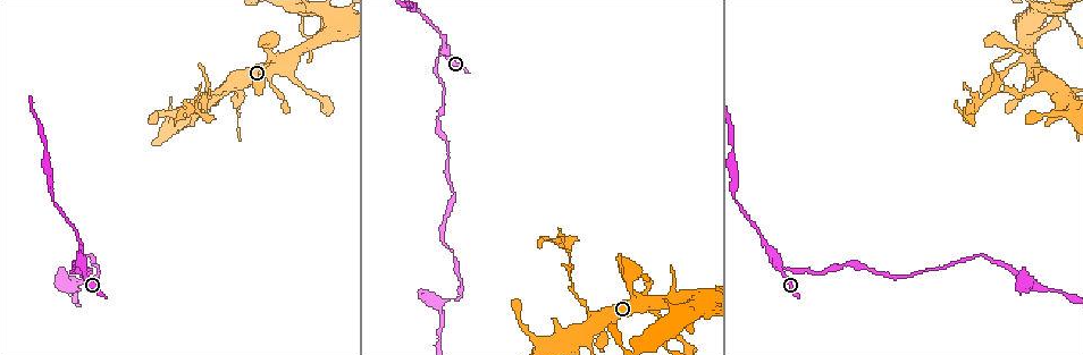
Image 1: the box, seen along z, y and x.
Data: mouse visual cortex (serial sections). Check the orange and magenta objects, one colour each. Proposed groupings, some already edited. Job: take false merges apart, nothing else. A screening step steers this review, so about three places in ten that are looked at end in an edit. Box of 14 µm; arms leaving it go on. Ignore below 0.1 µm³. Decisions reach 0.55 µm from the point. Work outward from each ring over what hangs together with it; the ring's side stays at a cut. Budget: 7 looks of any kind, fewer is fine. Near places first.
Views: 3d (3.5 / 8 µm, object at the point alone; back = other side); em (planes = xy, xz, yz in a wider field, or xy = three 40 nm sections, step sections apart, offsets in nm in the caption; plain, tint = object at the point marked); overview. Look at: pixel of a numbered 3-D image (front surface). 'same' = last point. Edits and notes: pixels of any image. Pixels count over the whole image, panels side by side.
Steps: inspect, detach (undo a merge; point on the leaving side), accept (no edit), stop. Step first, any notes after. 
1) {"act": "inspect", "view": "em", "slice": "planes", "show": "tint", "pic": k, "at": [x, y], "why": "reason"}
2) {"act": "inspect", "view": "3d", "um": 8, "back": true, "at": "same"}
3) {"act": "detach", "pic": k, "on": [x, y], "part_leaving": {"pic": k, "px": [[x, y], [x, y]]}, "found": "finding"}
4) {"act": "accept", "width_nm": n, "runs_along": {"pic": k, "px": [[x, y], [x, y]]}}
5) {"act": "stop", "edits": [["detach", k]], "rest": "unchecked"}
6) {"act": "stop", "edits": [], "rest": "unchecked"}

{"act": "inspect", "view": "3d", "um": 3.5, "pic": 1, "at": [650, 311], "why": "calibre changes"}

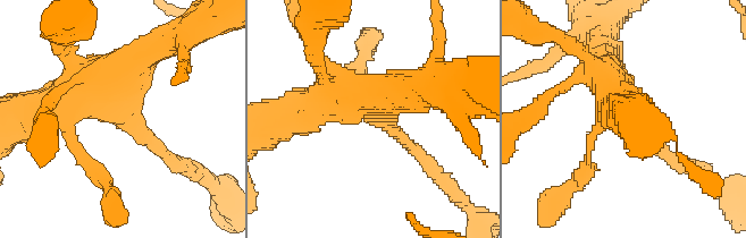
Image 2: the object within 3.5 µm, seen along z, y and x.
{"act": "inspect", "view": "em", "slice": "planes", "show": "tint", "pic": 2, "at": [113, 111], "arms": 3, "arm_widths_nm": [200, 500, 500], "why": "now the EM"}

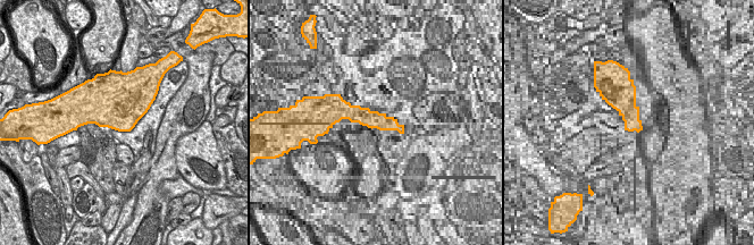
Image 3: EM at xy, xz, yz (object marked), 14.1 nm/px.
{"act": "accept", "runs_along": {"pic": 2, "px": [[61, 101], [100, 83], [162, 153]]}, "found": "all the same cell"}

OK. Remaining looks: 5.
{"act": "inspect", "view": "3d", "um": 3.5, "pic": 1, "at": [542, 346], "why": "thick turns thin"}

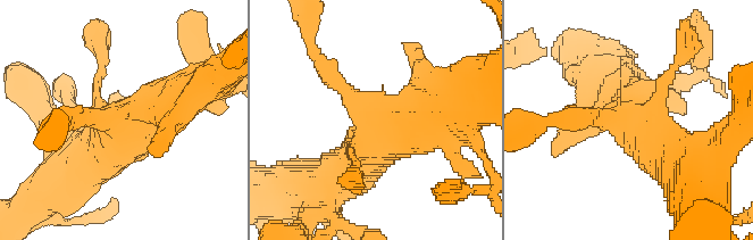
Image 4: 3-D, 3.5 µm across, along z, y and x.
{"act": "inspect", "view": "em", "slice": "planes", "show": "tint", "pic": 4, "at": [116, 120]}

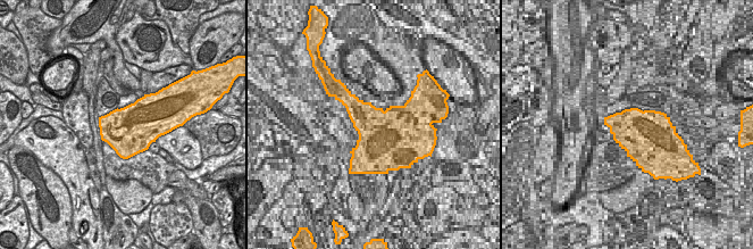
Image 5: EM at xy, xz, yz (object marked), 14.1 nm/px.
{"act": "accept", "width_nm": 700, "runs_along": {"pic": 4, "px": [[202, 87], [139, 118], [80, 115]]}, "found": "all the same cell"}

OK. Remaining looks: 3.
{"act": "inspect", "view": "3d", "um": 3.5, "pic": 1, "at": [82, 262], "why": "thick turns thin"}

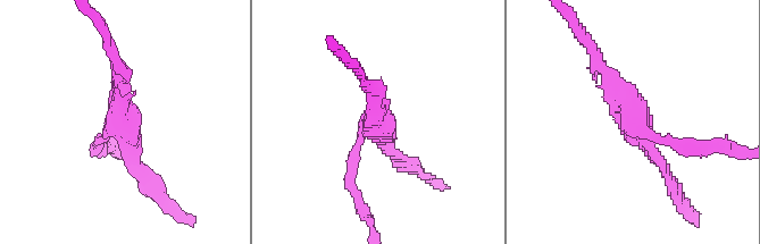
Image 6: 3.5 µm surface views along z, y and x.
{"act": "inspect", "view": "em", "slice": "xy", "step": 5, "show": "tint", "pic": 6, "at": [637, 126]}

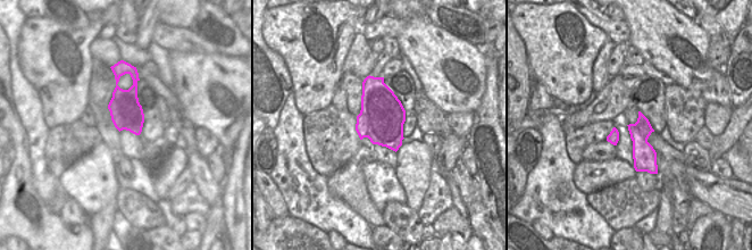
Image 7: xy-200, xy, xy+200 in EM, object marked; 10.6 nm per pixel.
{"act": "inspect", "view": "em", "slice": "xy", "step": 3, "show": "tint", "at": "same", "why": "another direction"}

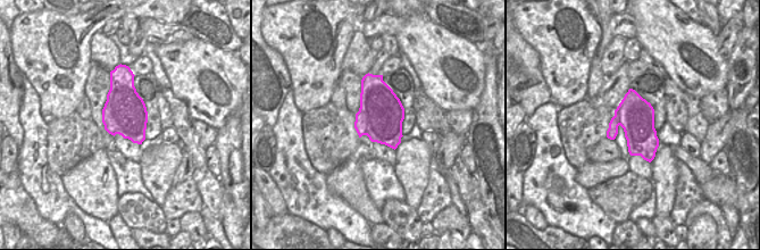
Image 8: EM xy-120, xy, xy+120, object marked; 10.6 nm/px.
{"act": "detach", "pic": 6, "on": [676, 146], "part_leaving": {"pic": 6, "px": [[642, 128], [686, 149], [735, 149]]}, "found": "a second cell is stuck on"}

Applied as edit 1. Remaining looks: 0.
{"act": "stop", "edits": [["detach", 6]], "rest": "unchecked"}

